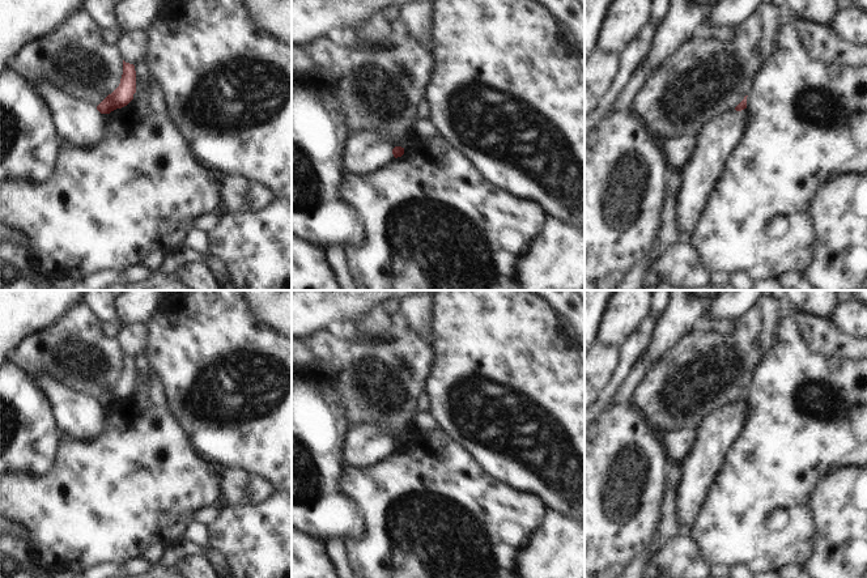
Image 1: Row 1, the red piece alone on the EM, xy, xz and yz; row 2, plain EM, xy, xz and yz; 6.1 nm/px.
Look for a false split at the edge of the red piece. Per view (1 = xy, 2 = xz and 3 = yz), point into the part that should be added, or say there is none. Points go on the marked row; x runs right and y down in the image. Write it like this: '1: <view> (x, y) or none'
1: none
2: none
3: none

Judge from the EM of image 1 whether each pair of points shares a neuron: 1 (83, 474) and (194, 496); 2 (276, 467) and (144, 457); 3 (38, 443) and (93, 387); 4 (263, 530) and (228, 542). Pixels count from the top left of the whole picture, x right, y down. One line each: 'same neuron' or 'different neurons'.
1: same neuron
2: different neurons
3: different neurons
4: same neuron

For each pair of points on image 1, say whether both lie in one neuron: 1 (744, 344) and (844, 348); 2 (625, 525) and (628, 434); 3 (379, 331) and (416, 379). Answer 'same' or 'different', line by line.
1: same
2: same
3: different

